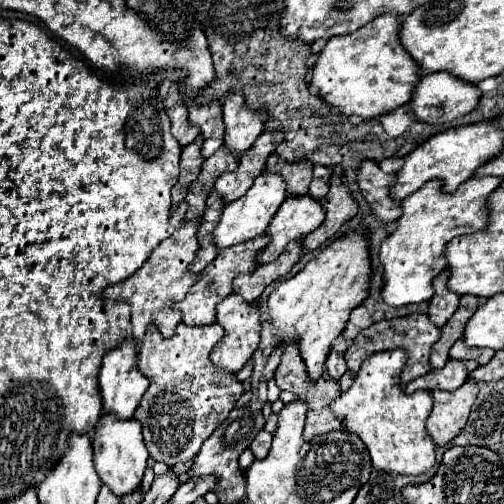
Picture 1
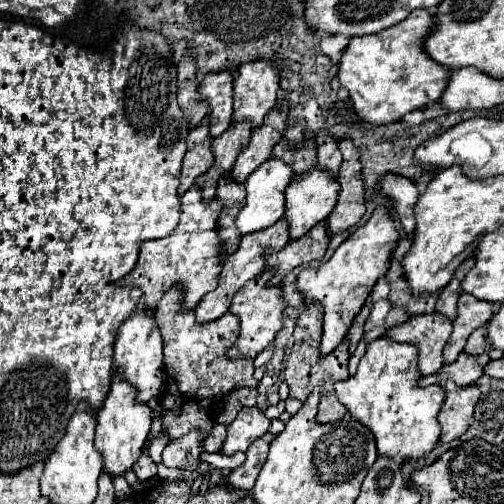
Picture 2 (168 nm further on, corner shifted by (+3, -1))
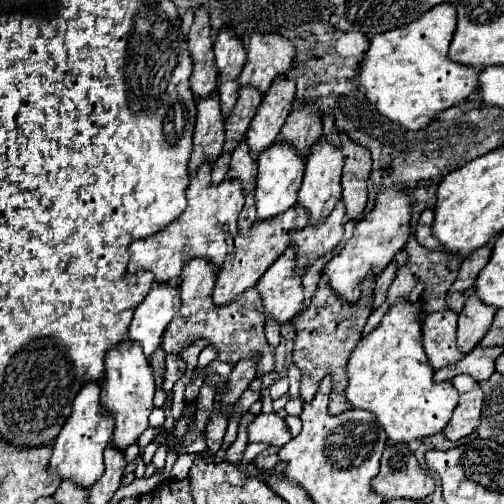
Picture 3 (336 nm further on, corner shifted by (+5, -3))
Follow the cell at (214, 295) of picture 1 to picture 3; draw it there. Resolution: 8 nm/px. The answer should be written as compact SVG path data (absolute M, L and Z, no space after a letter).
M296 205L292 209L288 209L286 213L282 213L280 217L272 217L272 221L256 221L250 235L242 237L238 247L228 253L228 261L224 261L224 269L216 277L212 303L228 305L238 295L242 295L246 289L254 287L258 283L258 279L266 273L266 269L286 251L290 235L294 231L300 231L304 225L308 225L308 213L304 213L304 209L296 209Z

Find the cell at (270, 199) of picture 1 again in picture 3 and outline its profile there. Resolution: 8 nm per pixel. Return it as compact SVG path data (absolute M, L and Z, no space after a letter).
M272 145L268 151L260 153L258 157L258 177L256 177L256 209L258 209L258 219L270 219L286 209L290 209L296 203L296 189L300 187L300 177L304 175L304 157L296 153L290 145Z

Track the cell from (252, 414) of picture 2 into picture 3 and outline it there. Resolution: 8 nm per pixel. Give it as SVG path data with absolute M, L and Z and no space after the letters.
M258 413L256 419L248 425L248 443L270 443L282 447L292 439L286 423L276 413Z

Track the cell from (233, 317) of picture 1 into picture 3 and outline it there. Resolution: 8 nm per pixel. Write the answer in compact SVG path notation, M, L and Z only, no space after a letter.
M288 247L286 253L280 255L274 261L274 265L256 283L256 291L260 293L260 299L262 299L264 317L272 317L278 325L286 325L292 317L296 317L300 313L302 301L304 301L304 293L302 293L302 285L300 285L302 275L304 275L304 269L300 273L294 271L294 257L292 257L292 249Z

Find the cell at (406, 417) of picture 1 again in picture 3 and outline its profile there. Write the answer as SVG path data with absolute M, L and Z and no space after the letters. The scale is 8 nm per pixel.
M404 299L396 303L382 317L380 325L360 339L346 365L346 399L354 409L364 409L376 415L386 431L388 445L410 443L440 433L458 405L458 393L450 381L432 381L434 369L430 367L420 343L418 313L418 301Z

